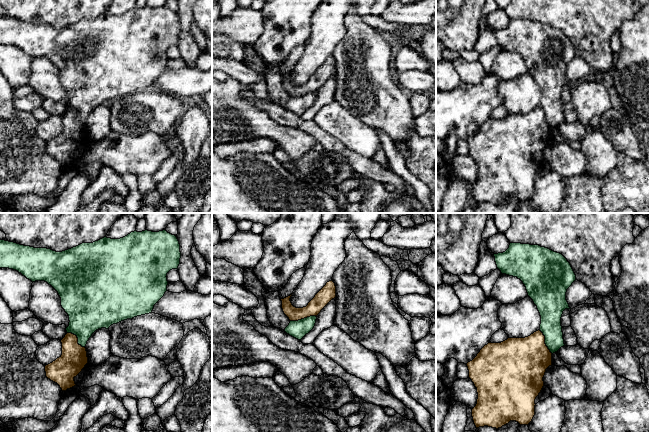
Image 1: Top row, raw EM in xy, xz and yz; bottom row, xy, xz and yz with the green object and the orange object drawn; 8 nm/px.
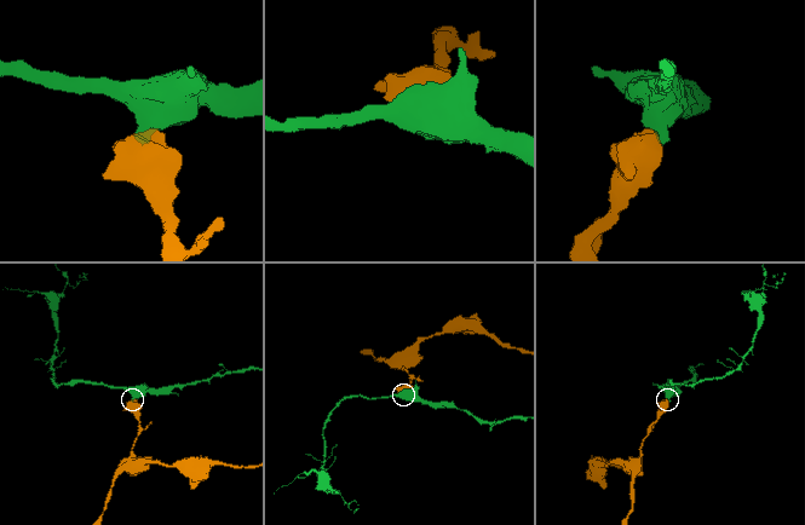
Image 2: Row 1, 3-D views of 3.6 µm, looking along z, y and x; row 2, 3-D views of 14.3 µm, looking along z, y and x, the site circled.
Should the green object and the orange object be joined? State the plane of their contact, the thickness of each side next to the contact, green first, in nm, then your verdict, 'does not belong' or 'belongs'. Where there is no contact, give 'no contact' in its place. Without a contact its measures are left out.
meets green in xz; 140 nm thick on the green side, 120 nm on the other; does not belong

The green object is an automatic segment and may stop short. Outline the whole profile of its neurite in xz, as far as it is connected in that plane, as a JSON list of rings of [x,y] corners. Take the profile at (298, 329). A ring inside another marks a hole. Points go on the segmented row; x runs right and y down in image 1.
[[[310,316],[298,321],[290,321],[284,331],[301,341],[301,339],[314,328],[316,319],[316,316]]]

